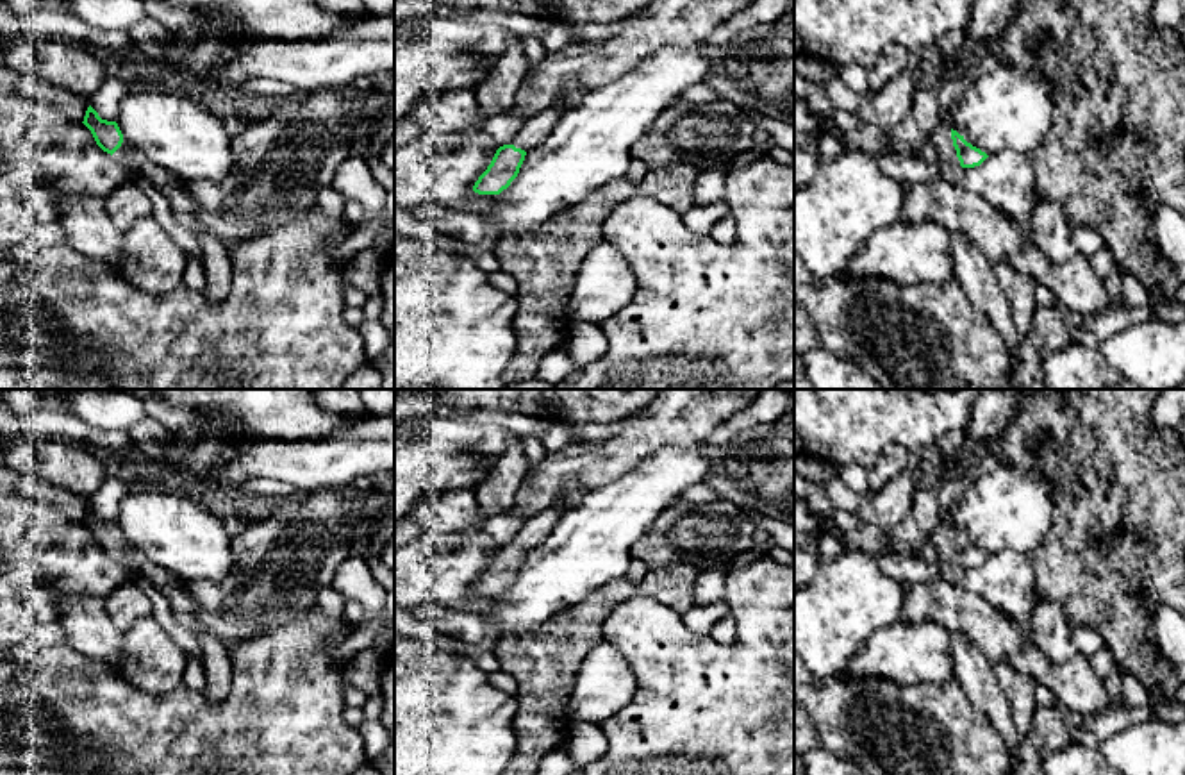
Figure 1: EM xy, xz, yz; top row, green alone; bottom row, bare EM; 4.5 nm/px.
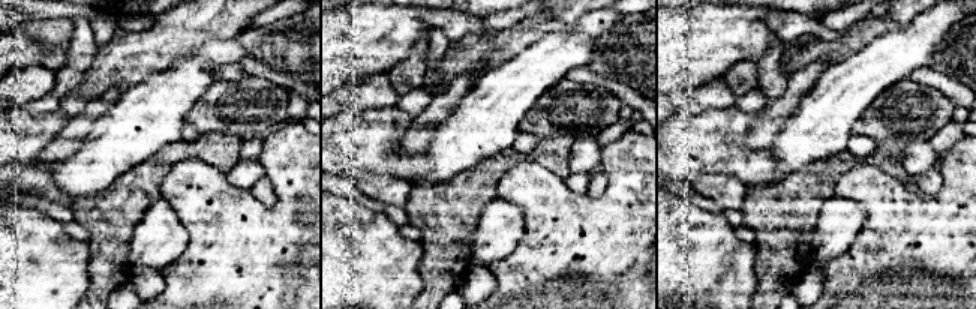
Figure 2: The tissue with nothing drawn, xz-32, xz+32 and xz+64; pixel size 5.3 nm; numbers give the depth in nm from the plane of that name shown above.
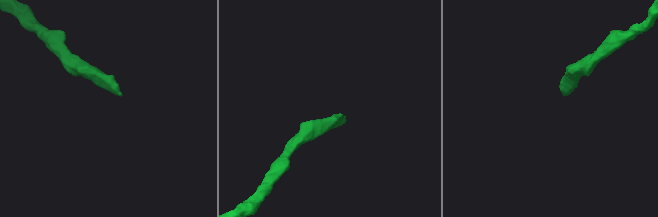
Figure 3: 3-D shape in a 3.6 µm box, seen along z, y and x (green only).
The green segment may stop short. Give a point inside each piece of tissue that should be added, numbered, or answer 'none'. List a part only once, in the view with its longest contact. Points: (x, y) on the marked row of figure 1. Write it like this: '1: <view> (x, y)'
1: yz (941, 138)

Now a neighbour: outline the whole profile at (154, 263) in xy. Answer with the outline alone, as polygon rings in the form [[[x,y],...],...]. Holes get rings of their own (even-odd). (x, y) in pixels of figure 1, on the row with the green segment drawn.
[[[139,218],[123,232],[125,259],[120,277],[145,293],[182,286],[189,255],[152,218]]]

